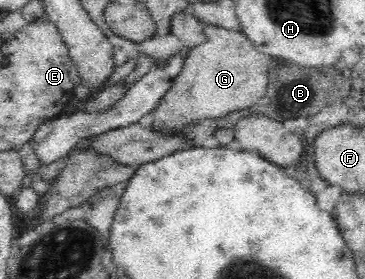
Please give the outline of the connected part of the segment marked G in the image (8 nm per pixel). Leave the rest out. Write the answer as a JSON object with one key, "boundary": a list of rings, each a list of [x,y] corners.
{"boundary":[[[203,22],[205,42],[191,48],[184,59],[181,72],[171,82],[170,89],[152,110],[153,131],[175,130],[185,124],[217,119],[235,110],[251,108],[266,94],[267,72],[272,57],[261,53],[241,31],[227,30],[210,22]]]}

